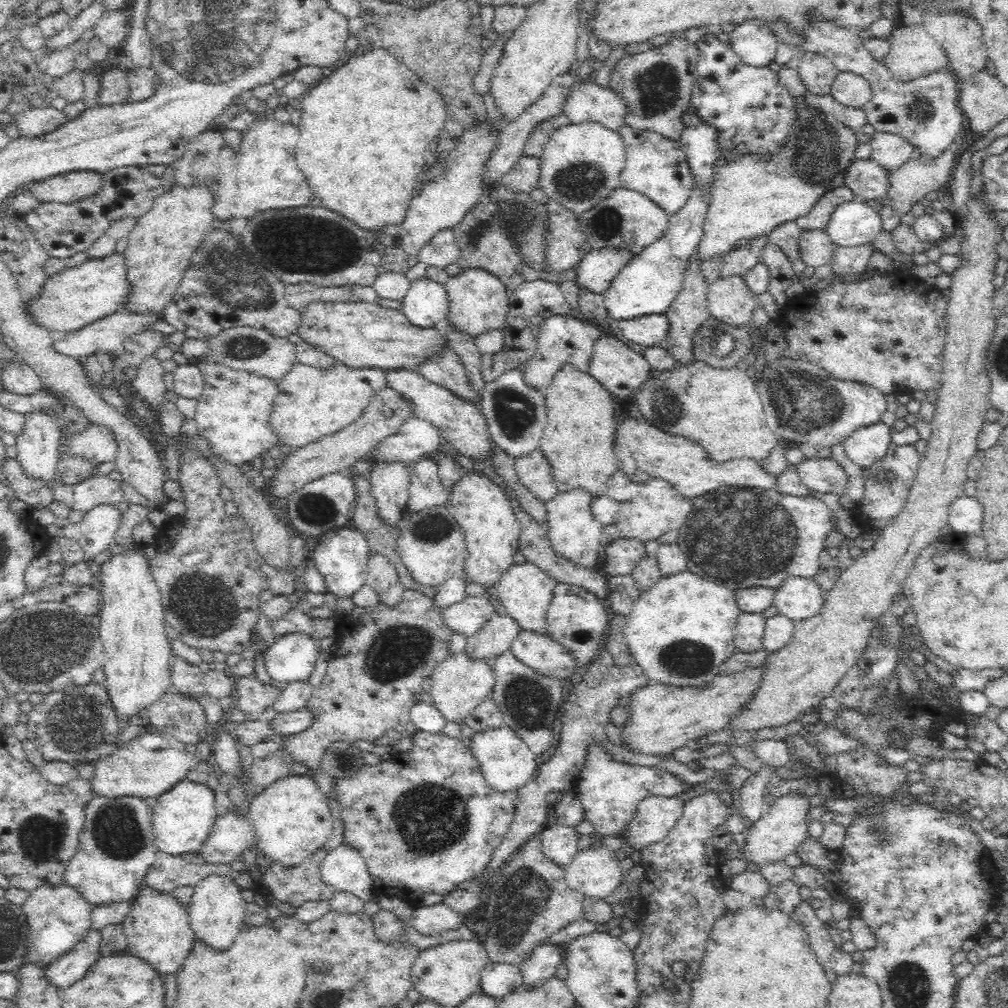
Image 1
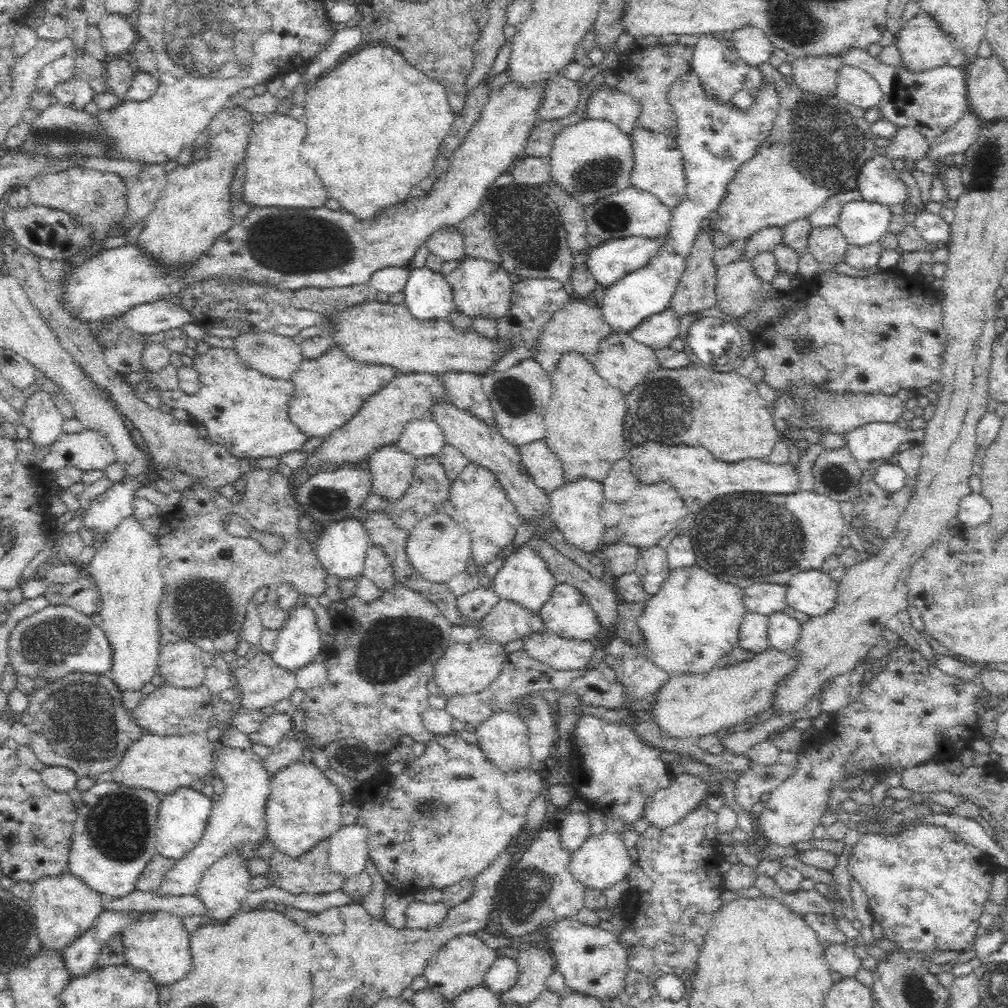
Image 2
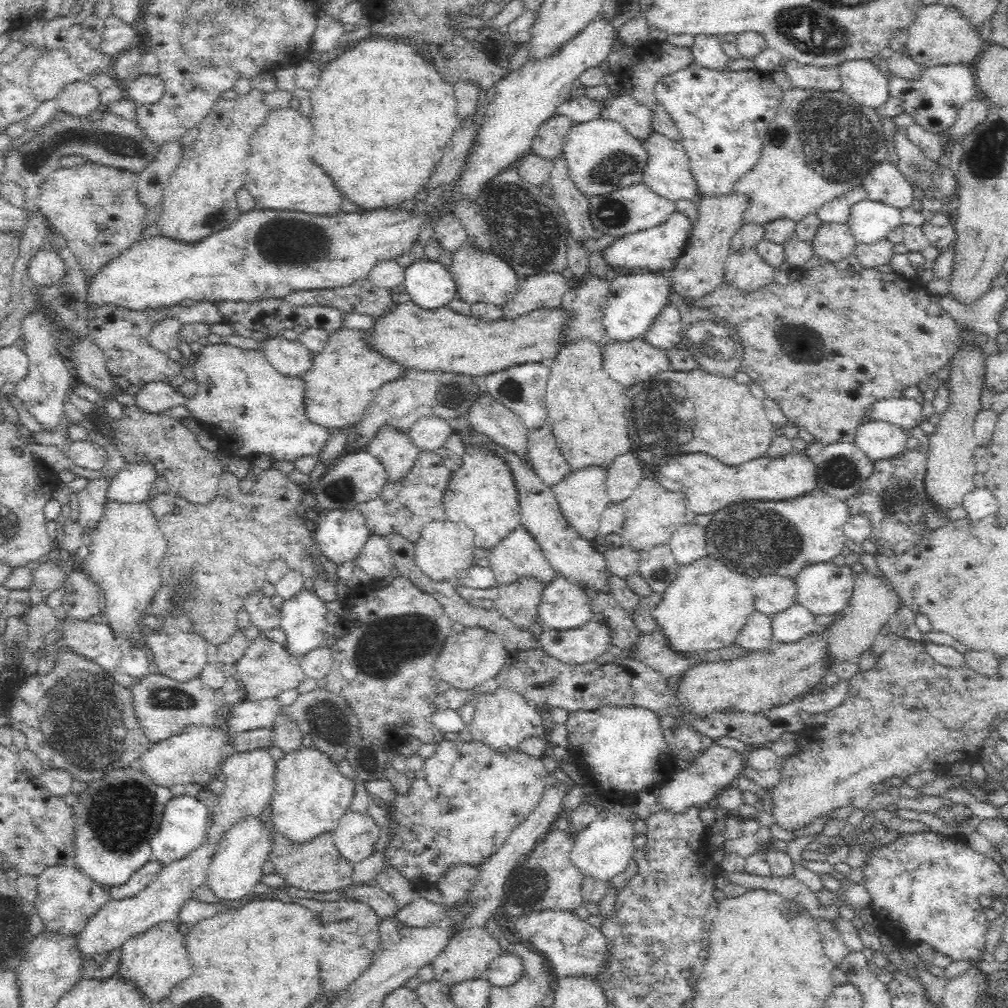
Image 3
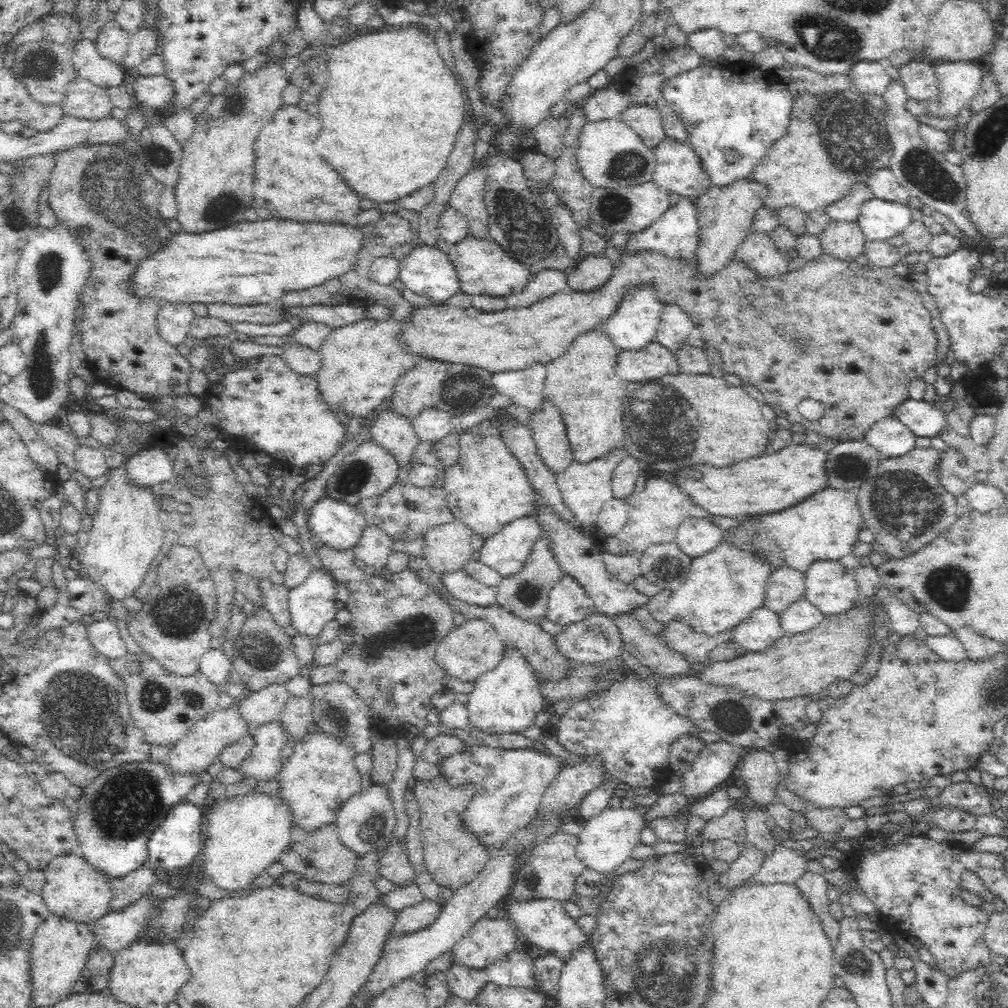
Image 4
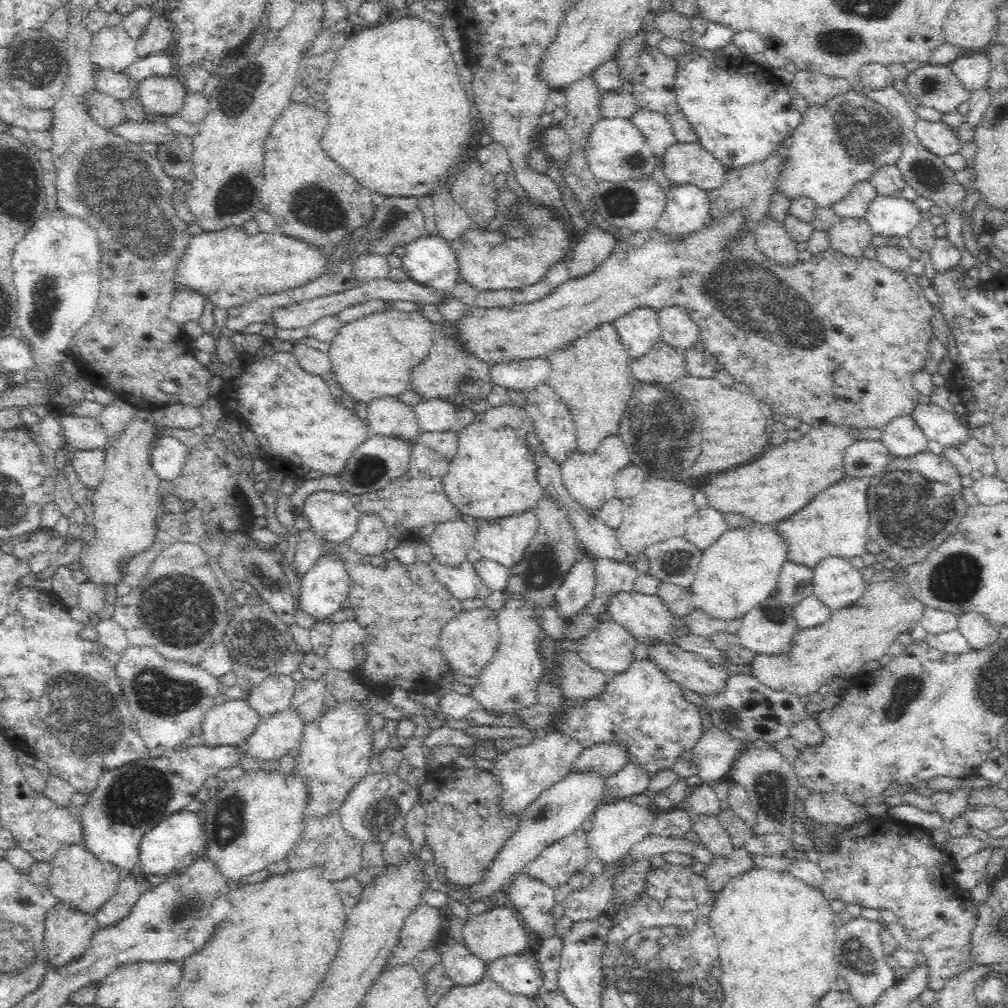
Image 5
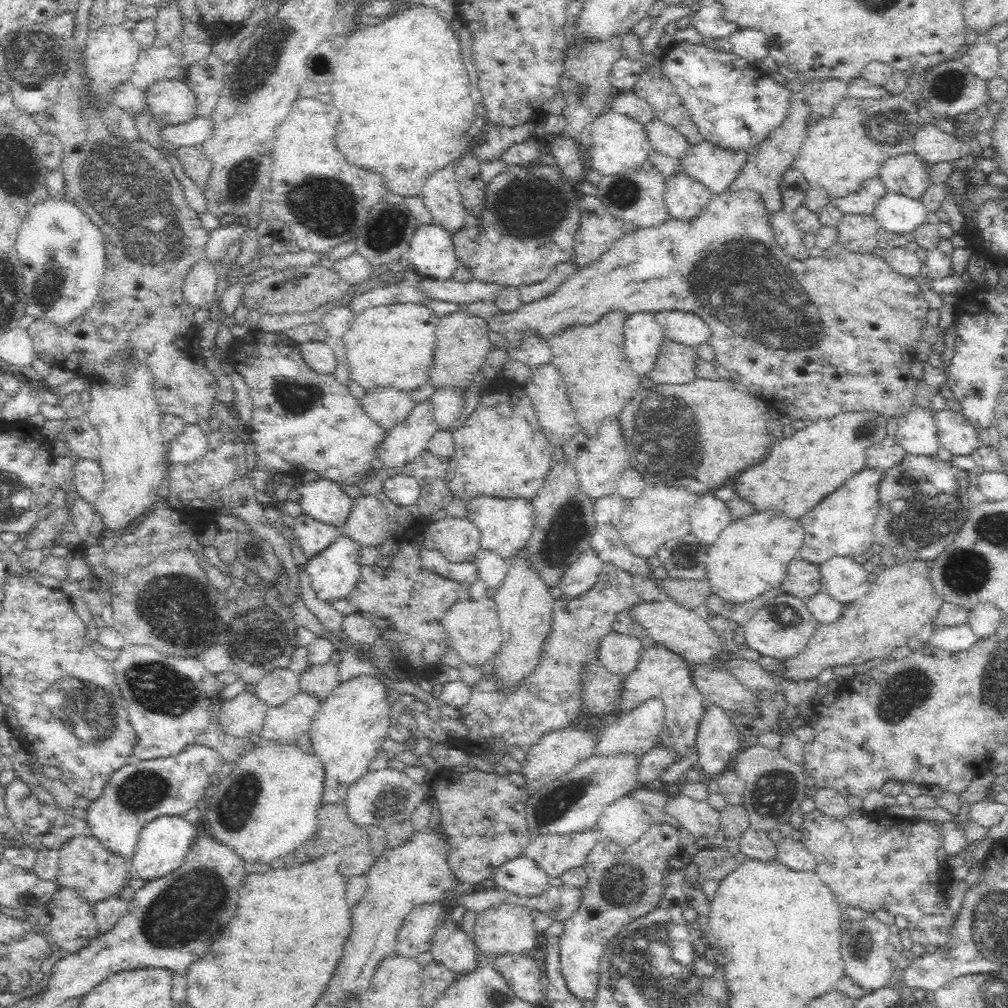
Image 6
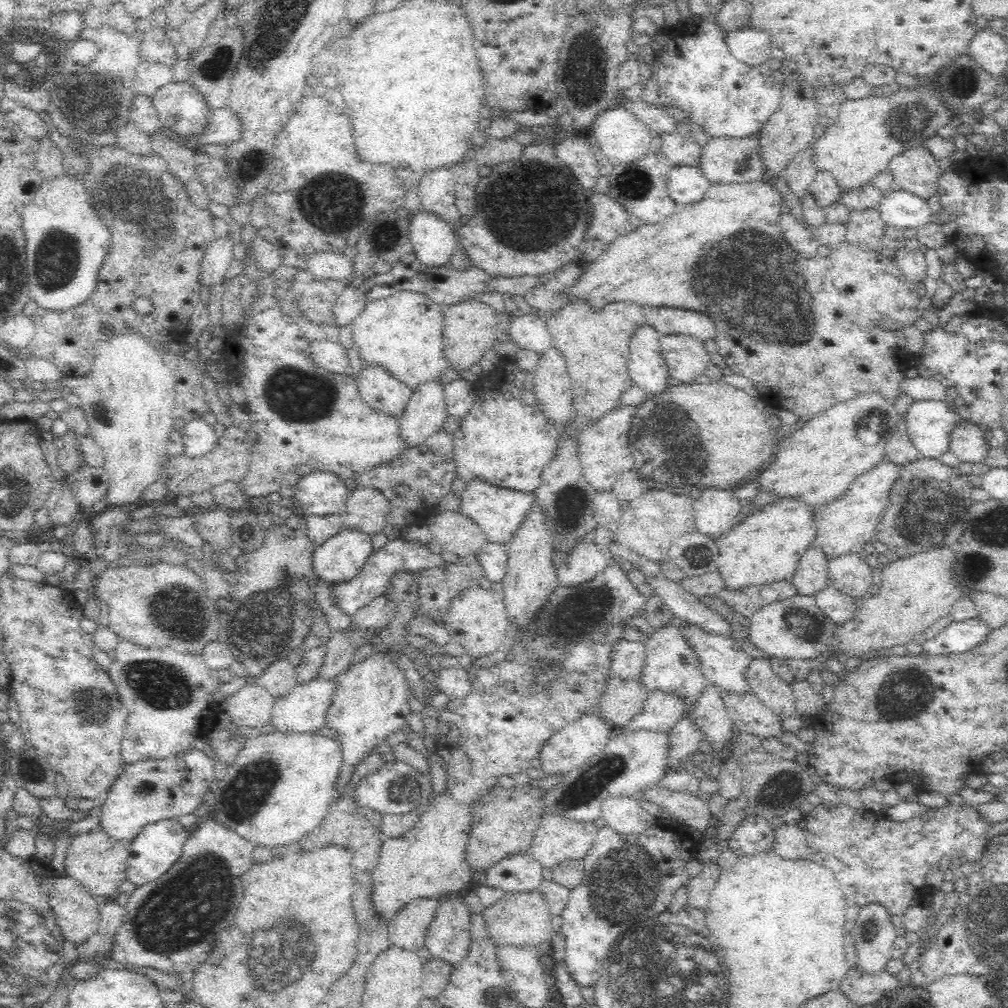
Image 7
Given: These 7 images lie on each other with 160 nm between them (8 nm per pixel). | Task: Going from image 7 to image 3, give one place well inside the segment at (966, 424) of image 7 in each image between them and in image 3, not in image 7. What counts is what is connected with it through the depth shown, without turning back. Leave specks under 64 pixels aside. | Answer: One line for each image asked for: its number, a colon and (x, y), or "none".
3: (907, 413)
4: (924, 419)
5: (943, 427)
6: (955, 433)

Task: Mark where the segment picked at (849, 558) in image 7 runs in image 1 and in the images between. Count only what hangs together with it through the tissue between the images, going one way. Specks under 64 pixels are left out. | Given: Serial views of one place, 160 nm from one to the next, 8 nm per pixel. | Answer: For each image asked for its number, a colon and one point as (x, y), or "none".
1: (800, 599)
2: (813, 593)
3: (824, 589)
4: (830, 586)
5: (837, 583)
6: (845, 580)

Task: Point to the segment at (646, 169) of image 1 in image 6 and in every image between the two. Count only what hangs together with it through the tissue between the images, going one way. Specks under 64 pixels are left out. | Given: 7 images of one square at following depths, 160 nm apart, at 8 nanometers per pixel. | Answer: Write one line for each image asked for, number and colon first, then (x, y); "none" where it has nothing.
2: (658, 164)
3: (667, 174)
4: (679, 169)
5: (690, 163)
6: (716, 167)

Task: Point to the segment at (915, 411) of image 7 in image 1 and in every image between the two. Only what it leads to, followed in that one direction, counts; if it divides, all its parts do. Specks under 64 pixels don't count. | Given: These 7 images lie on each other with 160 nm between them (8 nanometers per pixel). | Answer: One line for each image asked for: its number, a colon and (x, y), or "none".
1: (869, 444)
2: (870, 442)
3: (880, 440)
4: (892, 438)
5: (903, 436)
6: (917, 433)

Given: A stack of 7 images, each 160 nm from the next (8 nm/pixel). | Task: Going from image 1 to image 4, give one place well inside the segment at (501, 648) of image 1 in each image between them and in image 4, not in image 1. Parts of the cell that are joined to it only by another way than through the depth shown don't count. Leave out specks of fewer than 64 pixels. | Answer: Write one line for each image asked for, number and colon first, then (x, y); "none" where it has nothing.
2: (508, 621)
3: (519, 602)
4: (525, 593)

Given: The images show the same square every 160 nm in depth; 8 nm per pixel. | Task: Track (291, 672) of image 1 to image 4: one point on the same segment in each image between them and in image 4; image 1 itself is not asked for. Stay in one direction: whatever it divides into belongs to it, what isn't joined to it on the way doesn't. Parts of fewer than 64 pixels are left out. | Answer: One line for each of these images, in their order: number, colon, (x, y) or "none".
2: (299, 641)
3: (304, 618)
4: (312, 604)

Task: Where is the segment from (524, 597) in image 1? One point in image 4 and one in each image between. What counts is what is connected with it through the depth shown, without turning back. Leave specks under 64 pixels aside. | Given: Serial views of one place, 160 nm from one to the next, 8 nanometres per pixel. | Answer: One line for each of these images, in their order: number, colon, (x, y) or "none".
2: (525, 577)
3: (518, 554)
4: (506, 551)

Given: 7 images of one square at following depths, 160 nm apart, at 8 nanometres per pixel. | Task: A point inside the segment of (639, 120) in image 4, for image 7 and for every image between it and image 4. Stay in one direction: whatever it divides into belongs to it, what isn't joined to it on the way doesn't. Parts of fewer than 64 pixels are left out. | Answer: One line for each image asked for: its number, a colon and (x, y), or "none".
5: (658, 132)
6: (664, 139)
7: (680, 151)

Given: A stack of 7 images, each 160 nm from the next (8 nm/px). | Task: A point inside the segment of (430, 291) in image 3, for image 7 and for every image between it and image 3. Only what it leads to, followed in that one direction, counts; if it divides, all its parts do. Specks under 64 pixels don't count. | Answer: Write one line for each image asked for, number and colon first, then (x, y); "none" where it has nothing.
4: (427, 271)
5: (429, 260)
6: (432, 253)
7: (434, 241)

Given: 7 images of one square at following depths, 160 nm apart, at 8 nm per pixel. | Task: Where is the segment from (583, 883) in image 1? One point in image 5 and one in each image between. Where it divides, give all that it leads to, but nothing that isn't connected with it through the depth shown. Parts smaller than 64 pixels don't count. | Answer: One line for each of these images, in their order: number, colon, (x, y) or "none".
2: (602, 861)
3: (602, 850)
4: (606, 840)
5: (617, 826)

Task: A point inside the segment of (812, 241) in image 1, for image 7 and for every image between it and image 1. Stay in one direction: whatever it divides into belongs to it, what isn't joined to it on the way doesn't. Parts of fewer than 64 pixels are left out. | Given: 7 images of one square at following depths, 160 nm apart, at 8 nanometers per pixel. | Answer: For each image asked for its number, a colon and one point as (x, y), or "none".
2: (827, 244)
3: (833, 242)
4: (845, 240)
5: (850, 236)
6: (858, 233)
7: (865, 229)

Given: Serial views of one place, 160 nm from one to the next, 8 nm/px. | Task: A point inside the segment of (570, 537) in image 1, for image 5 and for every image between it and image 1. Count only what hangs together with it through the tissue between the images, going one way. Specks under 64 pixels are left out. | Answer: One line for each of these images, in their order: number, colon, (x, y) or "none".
2: (574, 507)
3: (582, 495)
4: (585, 487)
5: (589, 478)

